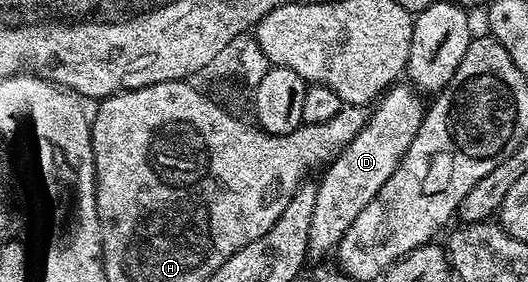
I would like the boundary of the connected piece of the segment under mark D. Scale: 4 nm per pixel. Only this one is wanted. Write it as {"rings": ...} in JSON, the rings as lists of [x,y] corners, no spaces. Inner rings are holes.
{"rings":[[[391,86],[371,110],[368,123],[352,139],[319,178],[315,210],[308,231],[307,260],[318,261],[330,254],[346,234],[356,216],[376,197],[408,151],[419,130],[426,107],[423,98],[411,87]]]}

